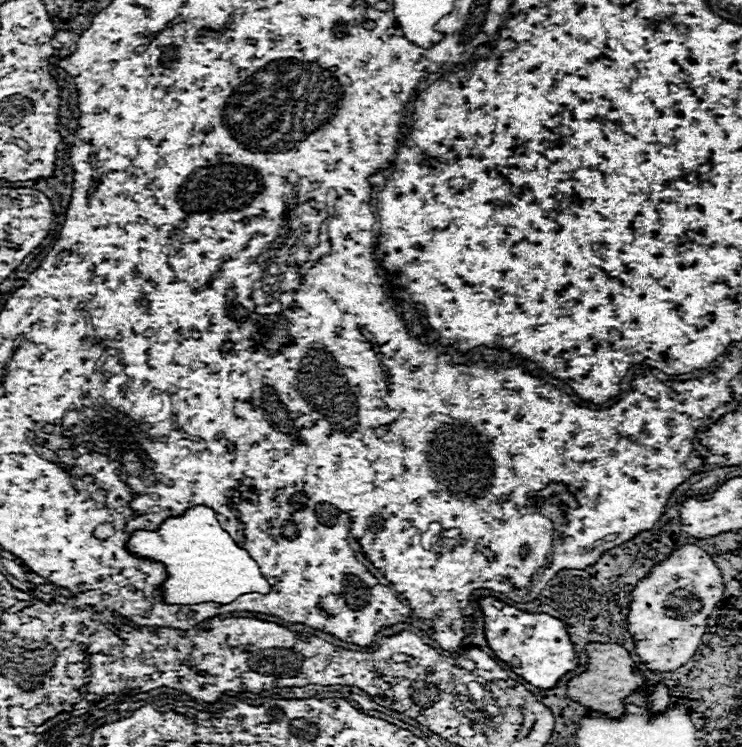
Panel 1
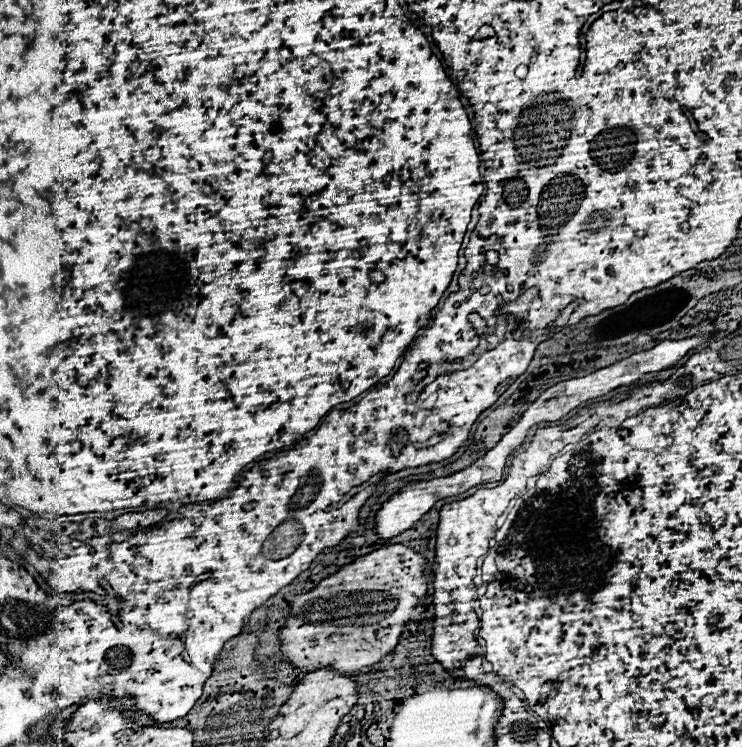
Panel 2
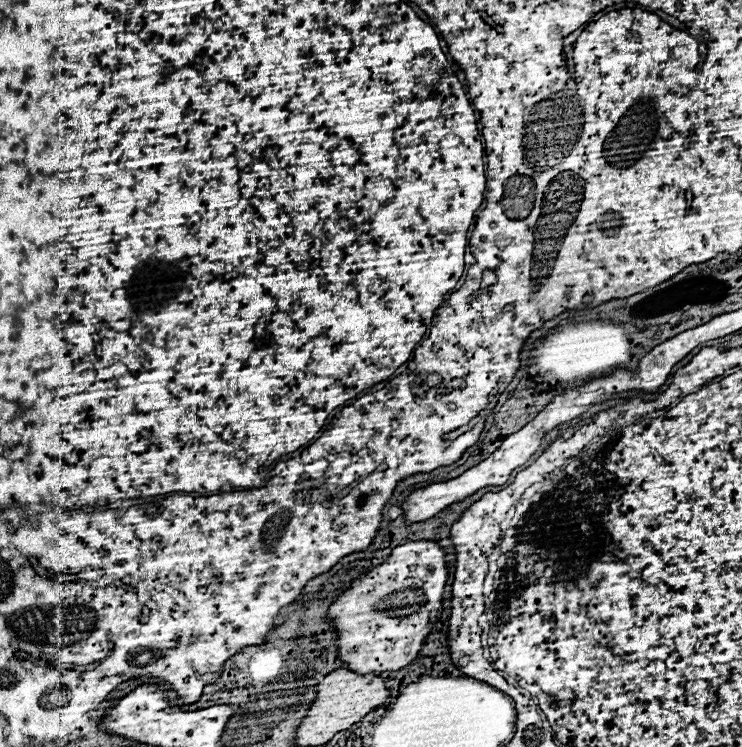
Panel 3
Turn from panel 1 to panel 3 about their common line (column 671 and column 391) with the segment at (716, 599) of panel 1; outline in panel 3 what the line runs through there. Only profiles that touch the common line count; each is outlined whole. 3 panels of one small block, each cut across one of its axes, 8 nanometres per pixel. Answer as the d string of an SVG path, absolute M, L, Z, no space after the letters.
M416 540L396 546L388 560L376 566L372 572L360 576L352 582L350 590L344 590L340 598L330 606L328 620L334 622L338 630L338 652L342 662L360 674L370 672L396 672L406 668L418 656L426 636L432 632L442 616L442 594L448 578L446 552L434 540Z

